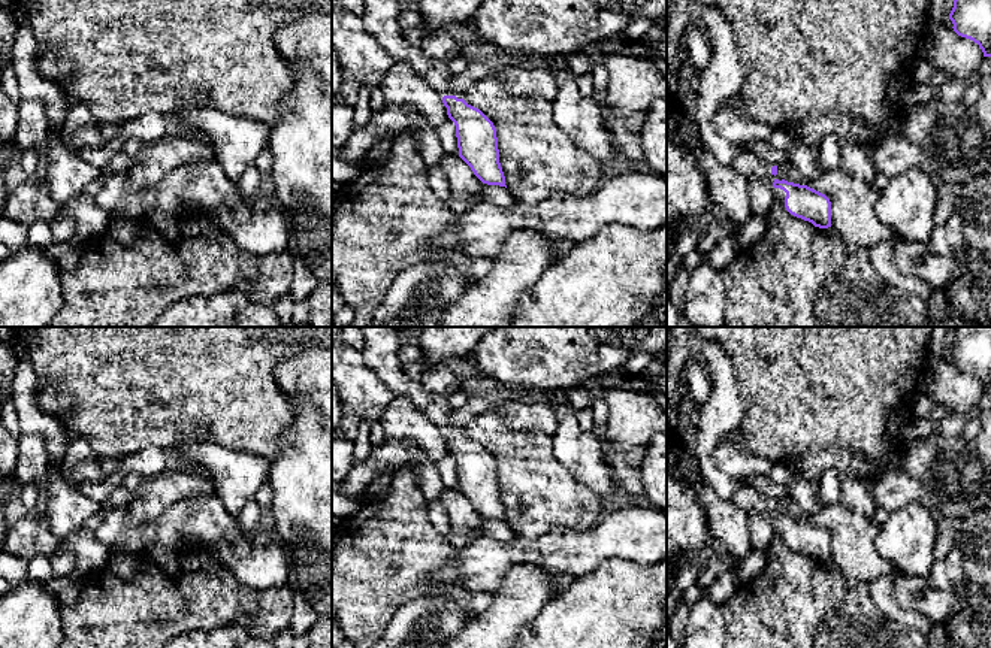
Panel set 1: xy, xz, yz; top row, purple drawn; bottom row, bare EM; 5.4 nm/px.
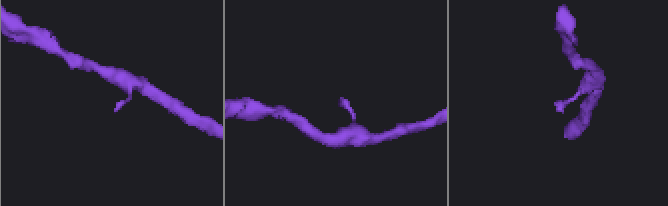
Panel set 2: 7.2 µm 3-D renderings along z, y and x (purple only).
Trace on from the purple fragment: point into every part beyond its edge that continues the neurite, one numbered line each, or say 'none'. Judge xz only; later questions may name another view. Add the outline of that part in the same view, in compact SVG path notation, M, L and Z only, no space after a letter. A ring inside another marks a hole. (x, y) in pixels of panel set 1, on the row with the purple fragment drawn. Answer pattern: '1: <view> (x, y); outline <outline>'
1: xz (380, 18); outline M363 0L363 25L396 61L407 63L441 97L463 93L451 90L453 73L447 61L429 58L420 48L411 46L402 36L399 15L404 3L401 0Z

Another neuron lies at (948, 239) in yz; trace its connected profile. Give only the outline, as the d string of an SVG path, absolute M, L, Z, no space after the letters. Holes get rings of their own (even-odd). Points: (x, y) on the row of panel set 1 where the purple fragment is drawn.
M954 211L943 225L934 227L930 239L931 248L940 255L960 255L966 248L963 224L961 215Z

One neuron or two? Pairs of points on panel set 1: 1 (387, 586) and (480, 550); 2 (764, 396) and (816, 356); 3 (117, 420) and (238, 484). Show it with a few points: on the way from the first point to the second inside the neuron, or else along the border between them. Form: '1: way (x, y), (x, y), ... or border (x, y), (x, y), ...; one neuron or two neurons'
1: border (461, 550), (431, 578), (455, 583), (470, 592); two neurons
2: way (778, 394), (803, 369); one neuron
3: border (208, 435), (204, 429), (187, 429), (172, 444); two neurons

